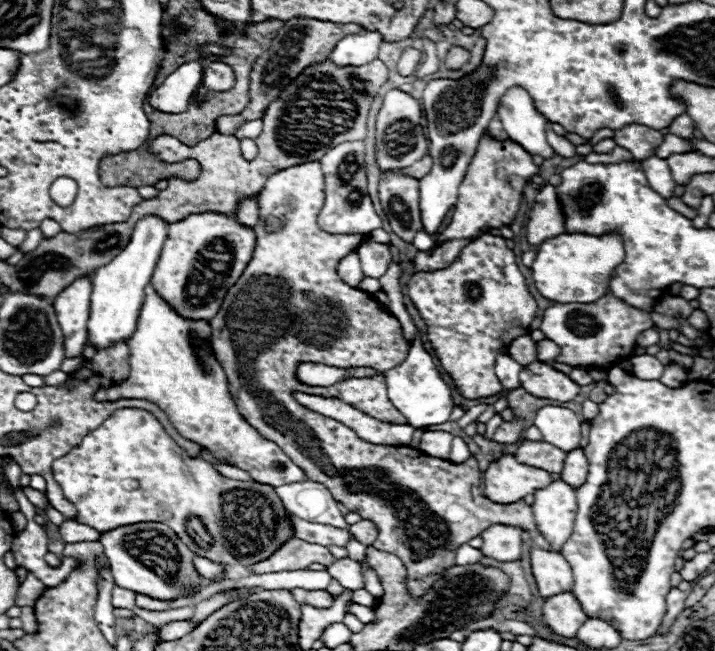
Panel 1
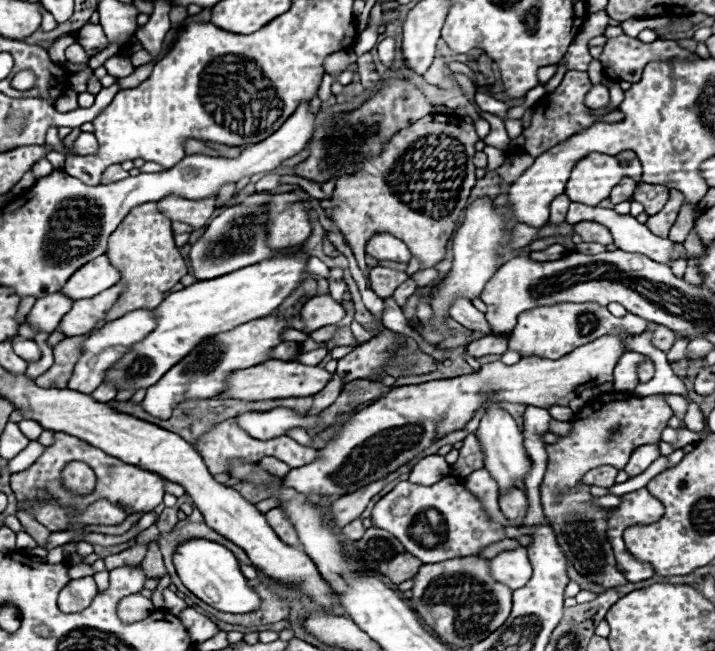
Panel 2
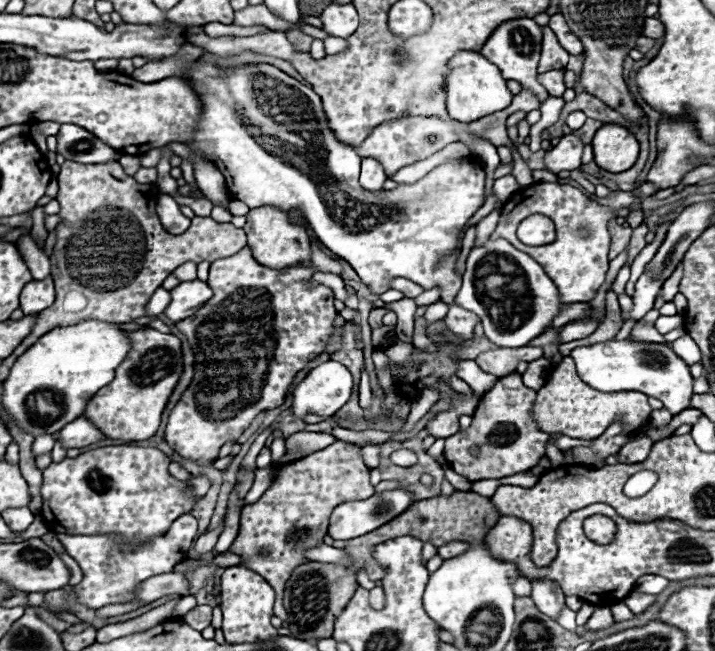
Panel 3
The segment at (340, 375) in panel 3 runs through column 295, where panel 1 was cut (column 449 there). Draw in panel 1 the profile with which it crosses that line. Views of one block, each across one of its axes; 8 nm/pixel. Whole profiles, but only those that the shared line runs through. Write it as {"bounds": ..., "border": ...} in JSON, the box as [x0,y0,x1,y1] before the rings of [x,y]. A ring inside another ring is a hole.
{"bounds":[386,336,452,428],"border":[[[416,336],[414,346],[408,352],[408,358],[396,366],[394,370],[386,372],[386,382],[388,382],[388,398],[400,410],[400,414],[408,420],[410,426],[422,428],[422,426],[432,426],[432,424],[442,424],[448,420],[452,412],[452,390],[448,384],[440,378],[440,372],[436,370],[436,364],[432,356],[422,348],[420,336]]]}

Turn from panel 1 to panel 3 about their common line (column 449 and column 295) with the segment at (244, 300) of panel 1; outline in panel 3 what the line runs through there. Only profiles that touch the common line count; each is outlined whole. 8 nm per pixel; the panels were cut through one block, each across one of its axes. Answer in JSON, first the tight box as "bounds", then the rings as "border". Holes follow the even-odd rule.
{"bounds":[228,440,374,620],"border":[[[336,440],[320,452],[280,466],[260,500],[242,508],[240,532],[228,552],[238,554],[240,566],[254,570],[274,588],[274,616],[278,616],[280,620],[288,618],[282,606],[286,580],[290,578],[294,568],[308,560],[306,552],[324,542],[328,516],[332,514],[334,506],[370,498],[374,494],[374,486],[368,482],[368,476],[370,468],[364,464],[360,448]]]}

